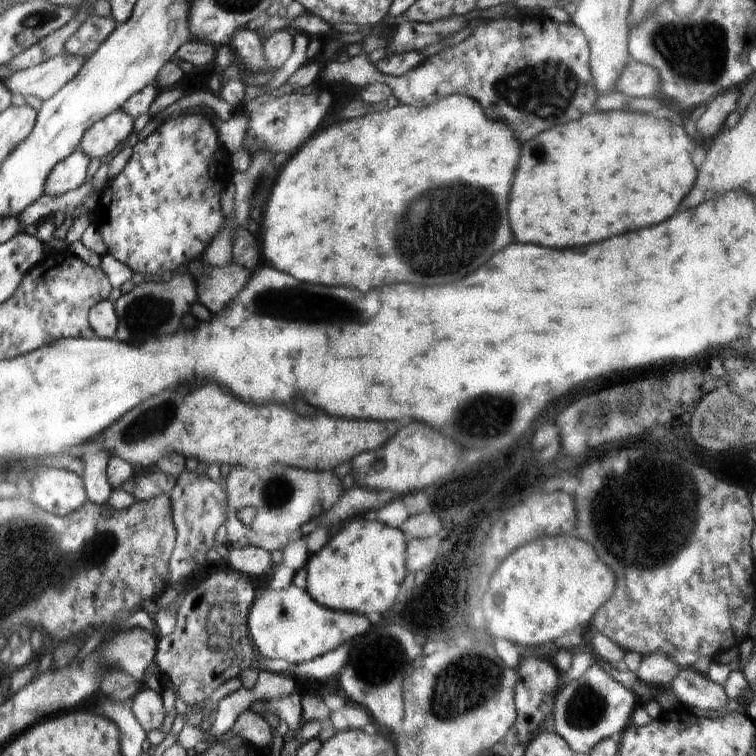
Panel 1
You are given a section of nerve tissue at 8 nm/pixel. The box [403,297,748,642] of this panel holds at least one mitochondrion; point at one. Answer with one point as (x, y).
(646, 532)

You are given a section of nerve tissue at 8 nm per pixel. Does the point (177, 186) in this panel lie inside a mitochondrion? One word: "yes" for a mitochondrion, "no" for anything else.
no

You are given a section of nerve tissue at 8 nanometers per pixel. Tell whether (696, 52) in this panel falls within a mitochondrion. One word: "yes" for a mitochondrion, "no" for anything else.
yes

